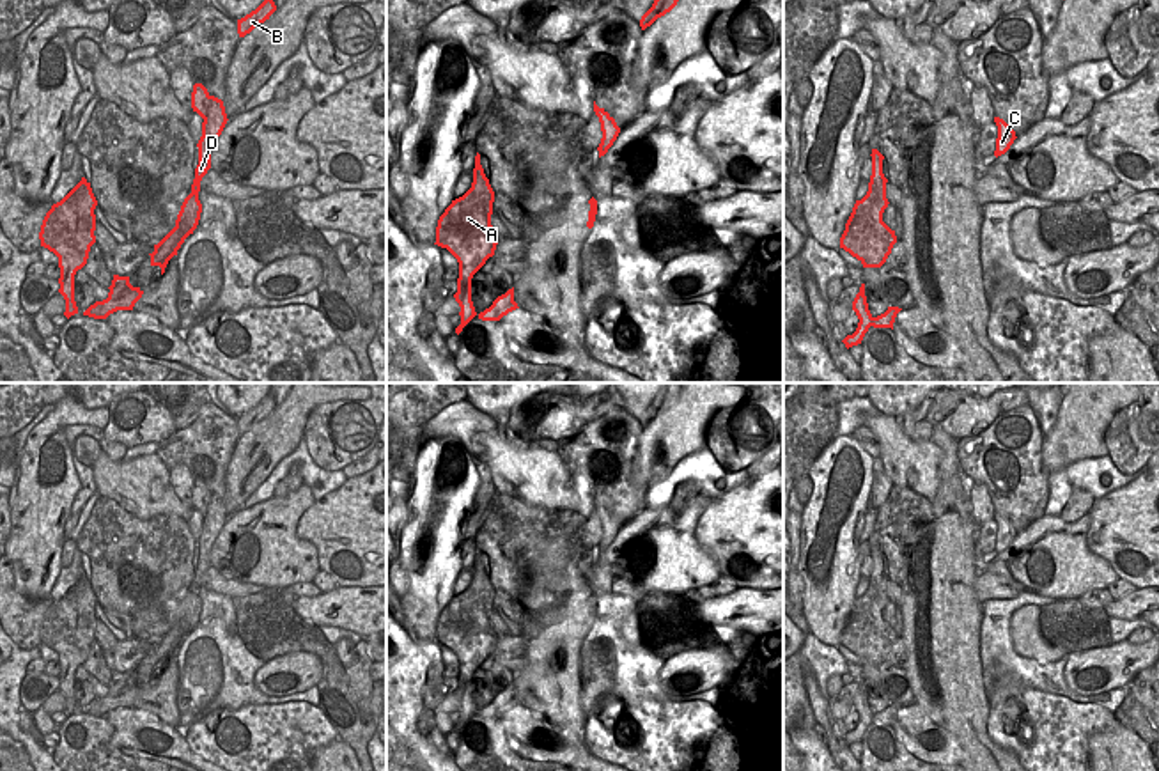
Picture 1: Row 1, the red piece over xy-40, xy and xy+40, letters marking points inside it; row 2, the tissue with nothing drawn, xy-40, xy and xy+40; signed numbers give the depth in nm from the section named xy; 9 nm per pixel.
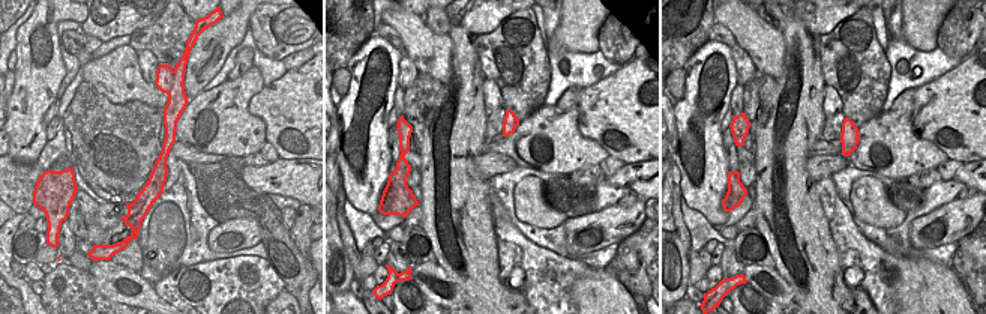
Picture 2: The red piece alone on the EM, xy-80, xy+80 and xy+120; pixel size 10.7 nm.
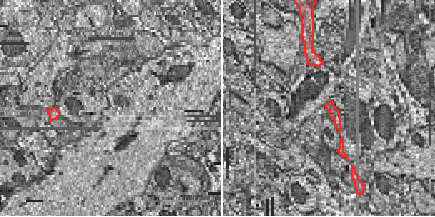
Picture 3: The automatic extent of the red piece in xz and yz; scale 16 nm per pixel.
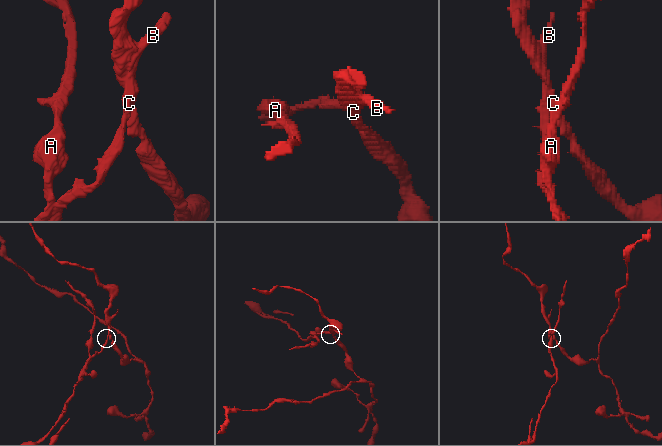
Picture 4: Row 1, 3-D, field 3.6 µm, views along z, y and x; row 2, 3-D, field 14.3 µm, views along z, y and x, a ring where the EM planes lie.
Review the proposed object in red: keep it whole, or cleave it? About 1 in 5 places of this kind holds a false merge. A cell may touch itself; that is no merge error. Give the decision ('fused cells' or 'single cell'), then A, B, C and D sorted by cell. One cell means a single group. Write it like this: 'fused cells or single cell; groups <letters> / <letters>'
fused cells; groups A B D / C

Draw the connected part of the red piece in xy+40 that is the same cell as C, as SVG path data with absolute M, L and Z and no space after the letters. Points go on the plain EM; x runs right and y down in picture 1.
M994 514L994 519L998 523L998 535L996 535L996 548L994 553L1001 553L1005 551L1010 542L1014 541L1014 537L1017 535L1012 528L1012 525L1000 514Z

